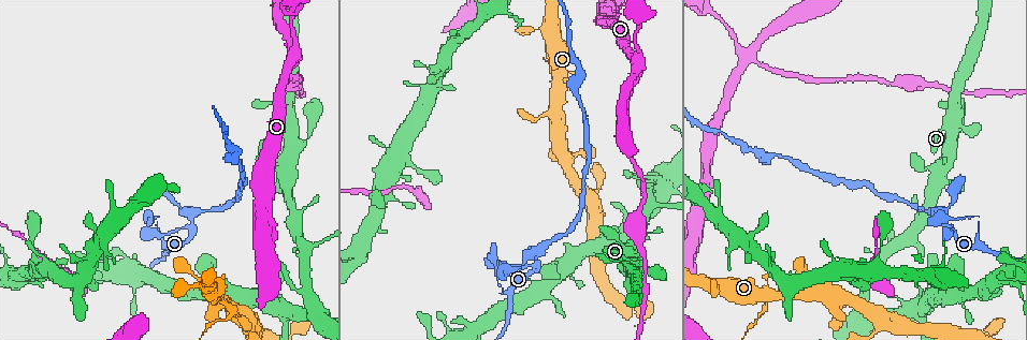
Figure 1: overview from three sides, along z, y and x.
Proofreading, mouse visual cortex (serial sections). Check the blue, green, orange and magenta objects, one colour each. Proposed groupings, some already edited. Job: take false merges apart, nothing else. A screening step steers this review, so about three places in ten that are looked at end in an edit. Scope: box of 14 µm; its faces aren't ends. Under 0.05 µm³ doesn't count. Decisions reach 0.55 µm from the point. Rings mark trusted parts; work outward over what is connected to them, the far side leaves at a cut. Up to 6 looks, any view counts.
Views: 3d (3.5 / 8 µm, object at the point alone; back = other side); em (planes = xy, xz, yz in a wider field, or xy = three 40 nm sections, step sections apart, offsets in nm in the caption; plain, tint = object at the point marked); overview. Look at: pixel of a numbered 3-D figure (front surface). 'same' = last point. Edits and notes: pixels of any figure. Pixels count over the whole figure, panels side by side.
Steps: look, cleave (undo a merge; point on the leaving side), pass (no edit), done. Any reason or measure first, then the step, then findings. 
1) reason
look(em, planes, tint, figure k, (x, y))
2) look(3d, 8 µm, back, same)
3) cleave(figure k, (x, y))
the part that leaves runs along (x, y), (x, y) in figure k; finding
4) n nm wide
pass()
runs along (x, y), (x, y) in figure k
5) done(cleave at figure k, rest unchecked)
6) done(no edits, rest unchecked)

four arms meet
look(3d, 3.5 µm, figure 1, (751, 57))

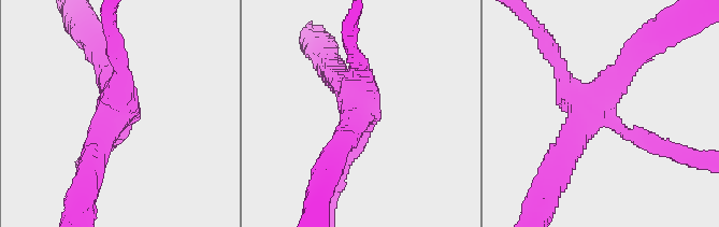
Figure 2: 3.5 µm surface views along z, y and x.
need the tissue
look(em, xy, step 1, tint, figure 2, (360, 103))

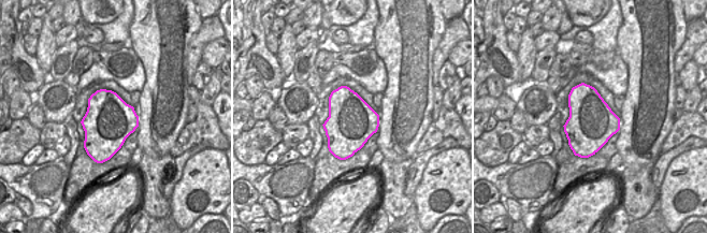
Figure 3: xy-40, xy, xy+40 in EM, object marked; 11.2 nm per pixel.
cleave(figure 2, (126, 72))
border along (575, 86), (595, 104), (595, 151) in figure 3; a second cell is stuck on

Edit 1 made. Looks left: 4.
side arm on a straight run
look(3d, 3.5 µm, figure 1, (222, 299))

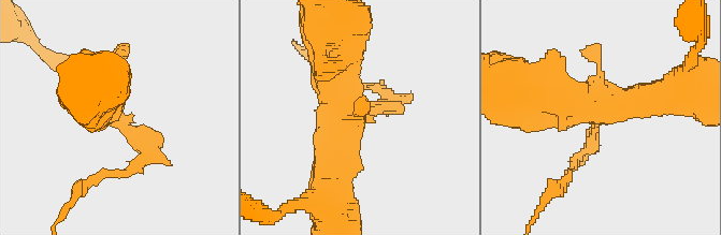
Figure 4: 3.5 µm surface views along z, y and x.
cleave(figure 4, (581, 155))
the part that leaves runs along (595, 131), (562, 180) in figure 4; a second cell is stuck on

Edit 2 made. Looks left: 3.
done(cleave at figure 2, cleave at figure 4, rest unchecked)

